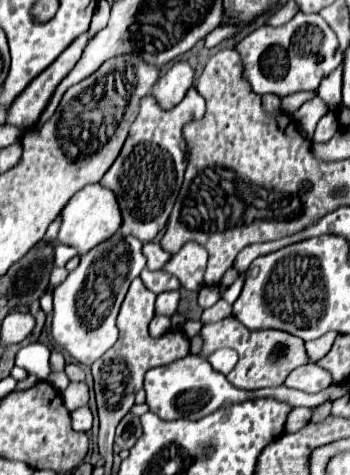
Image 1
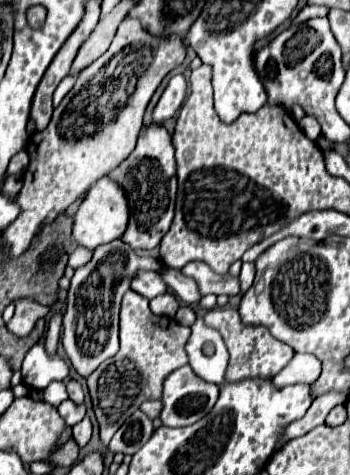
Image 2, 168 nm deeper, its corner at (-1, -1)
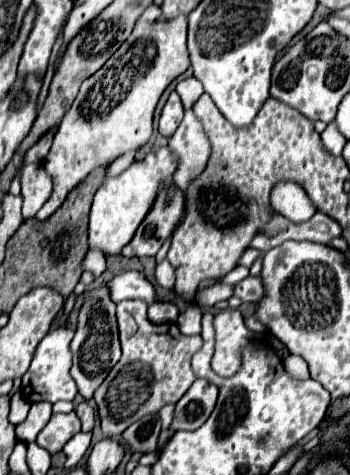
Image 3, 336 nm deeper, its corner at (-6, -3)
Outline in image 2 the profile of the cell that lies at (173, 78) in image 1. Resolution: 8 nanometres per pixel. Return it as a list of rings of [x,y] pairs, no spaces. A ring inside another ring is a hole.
[[[174,75],[170,79],[170,83],[166,85],[160,101],[156,103],[152,119],[156,123],[164,123],[166,119],[170,119],[182,107],[184,99],[186,99],[186,93],[188,93],[188,81],[186,81],[186,77],[184,75]]]

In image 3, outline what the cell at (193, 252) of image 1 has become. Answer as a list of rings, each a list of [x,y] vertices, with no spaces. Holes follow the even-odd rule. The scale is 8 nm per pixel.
[[[261,275],[259,277],[247,277],[243,279],[241,283],[235,285],[235,295],[245,301],[245,303],[259,303],[263,297],[265,297],[265,289],[263,289],[263,283],[261,283]]]

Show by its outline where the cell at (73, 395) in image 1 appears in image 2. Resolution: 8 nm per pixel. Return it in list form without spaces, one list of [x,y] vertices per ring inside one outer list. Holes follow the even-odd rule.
[[[66,399],[58,405],[58,413],[62,415],[62,419],[66,421],[68,427],[74,427],[86,415],[86,407],[84,407],[84,403],[76,405],[72,399]]]

